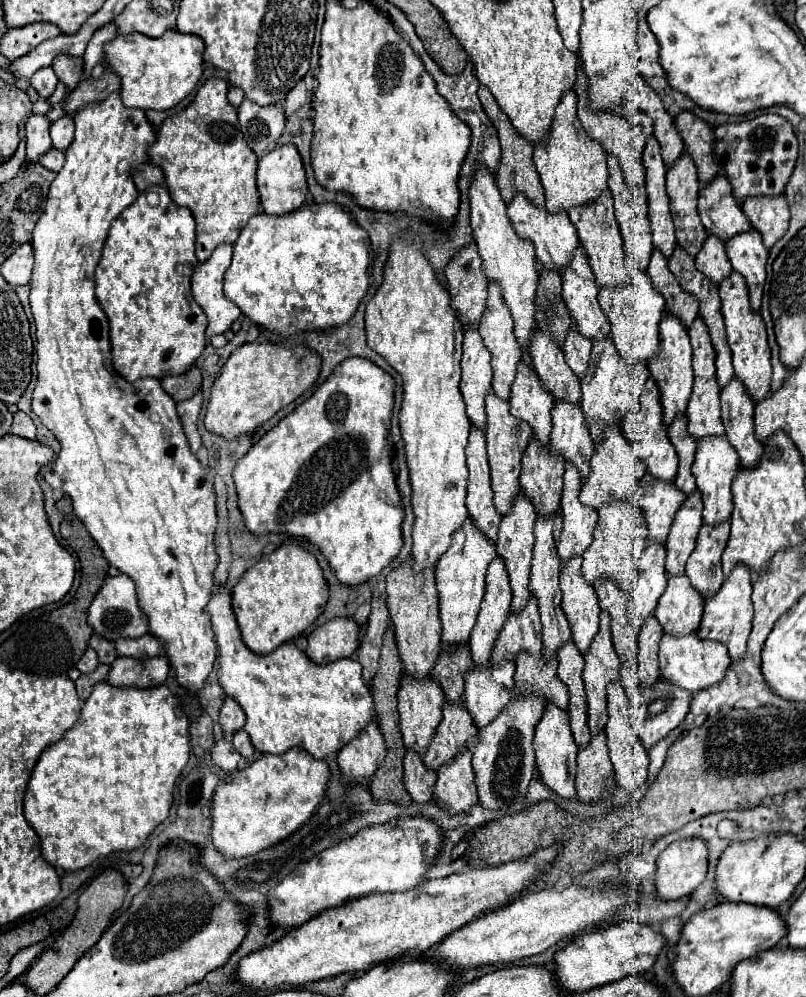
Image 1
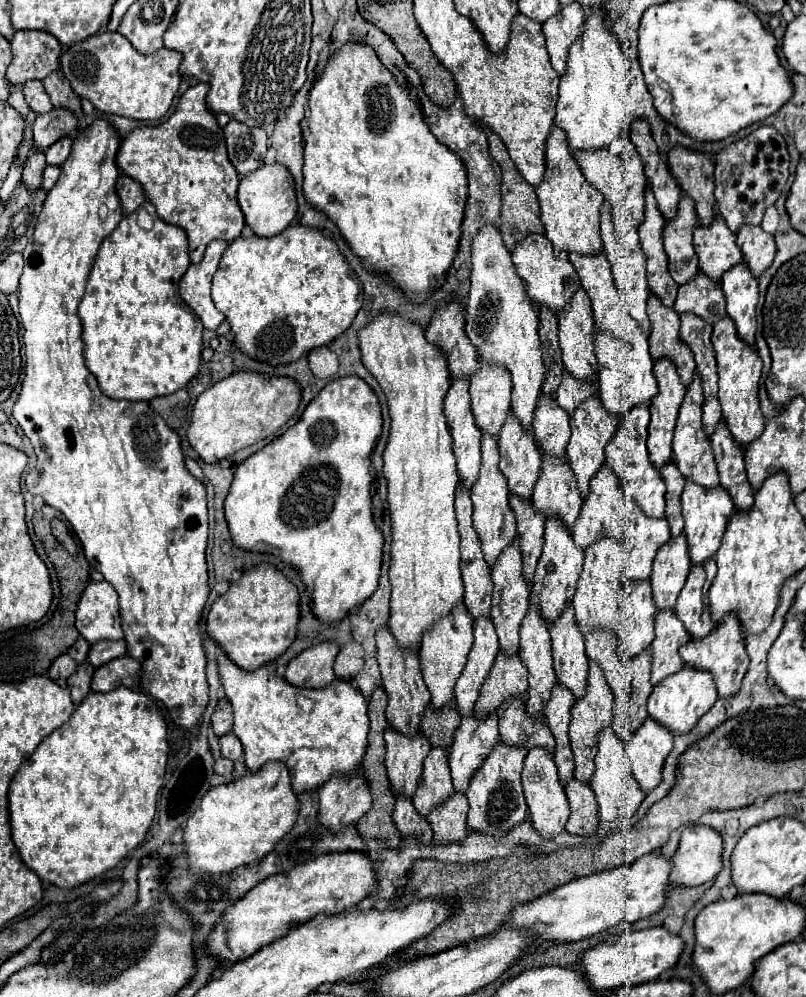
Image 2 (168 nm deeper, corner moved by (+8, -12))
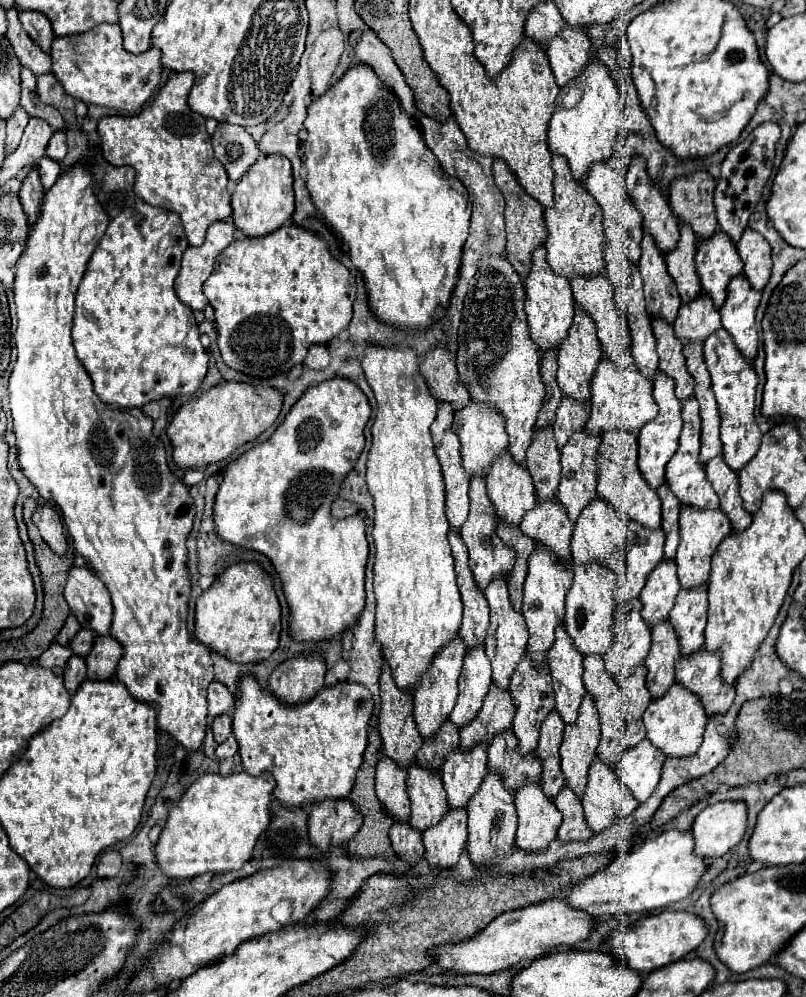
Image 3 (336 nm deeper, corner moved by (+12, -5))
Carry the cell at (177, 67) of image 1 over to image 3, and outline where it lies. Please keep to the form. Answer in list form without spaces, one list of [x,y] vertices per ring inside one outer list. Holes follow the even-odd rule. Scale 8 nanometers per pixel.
[[[103,23],[85,33],[73,33],[67,37],[55,37],[51,47],[53,73],[65,91],[93,105],[103,105],[115,111],[139,111],[159,85],[161,57],[157,49],[149,49],[143,55],[131,55],[123,49],[119,25]]]

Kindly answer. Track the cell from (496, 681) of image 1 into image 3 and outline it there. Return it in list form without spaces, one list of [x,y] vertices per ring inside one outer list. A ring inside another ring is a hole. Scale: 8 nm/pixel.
[[[477,745],[467,753],[463,753],[461,749],[455,749],[455,753],[451,753],[445,765],[441,767],[441,781],[447,793],[449,809],[465,809],[469,799],[479,791],[485,773],[487,773],[487,745]]]

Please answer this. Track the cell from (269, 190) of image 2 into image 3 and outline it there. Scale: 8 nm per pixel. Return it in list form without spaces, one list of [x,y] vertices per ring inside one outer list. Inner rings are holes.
[[[267,155],[259,159],[249,169],[249,173],[245,173],[243,179],[235,185],[231,195],[231,207],[235,227],[247,237],[263,237],[289,223],[295,211],[295,197],[293,197],[291,163],[287,161],[287,157]]]

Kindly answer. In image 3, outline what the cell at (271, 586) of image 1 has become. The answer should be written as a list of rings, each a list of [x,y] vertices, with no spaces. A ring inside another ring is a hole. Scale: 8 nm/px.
[[[257,563],[229,565],[195,601],[195,639],[239,663],[267,659],[279,645],[281,605],[271,577]]]

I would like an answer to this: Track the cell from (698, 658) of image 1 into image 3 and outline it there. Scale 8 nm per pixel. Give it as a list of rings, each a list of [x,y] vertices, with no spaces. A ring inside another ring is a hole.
[[[673,685],[667,695],[661,699],[653,699],[643,715],[643,723],[647,727],[647,739],[667,757],[689,757],[697,753],[703,743],[703,733],[707,725],[707,717],[703,717],[703,705],[687,693],[687,689],[679,689]]]

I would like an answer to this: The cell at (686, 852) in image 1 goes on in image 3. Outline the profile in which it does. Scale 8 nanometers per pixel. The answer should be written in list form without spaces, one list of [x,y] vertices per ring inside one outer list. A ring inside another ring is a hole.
[[[721,801],[705,807],[691,833],[695,837],[695,853],[701,857],[721,857],[731,851],[747,829],[747,805],[743,801]]]

